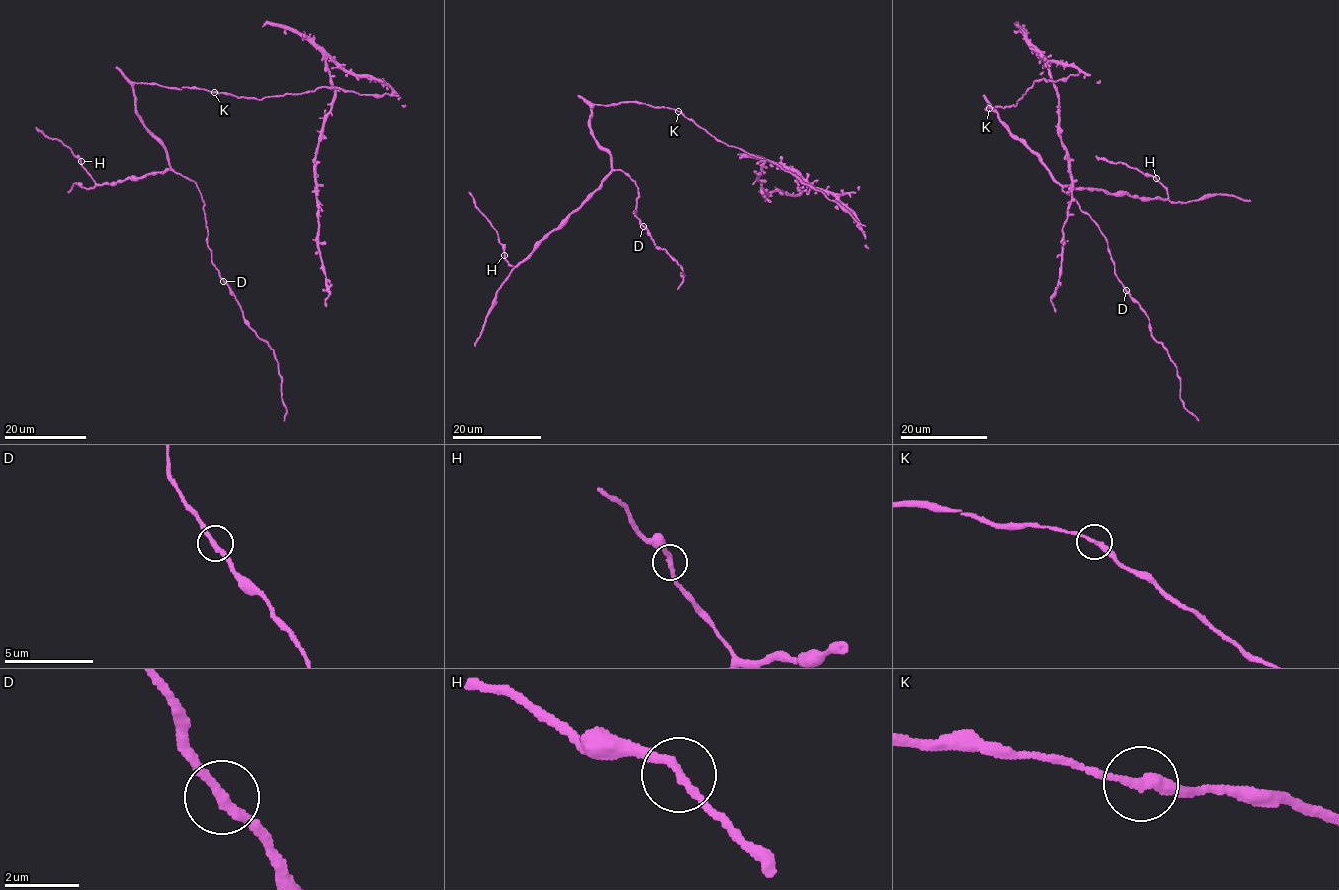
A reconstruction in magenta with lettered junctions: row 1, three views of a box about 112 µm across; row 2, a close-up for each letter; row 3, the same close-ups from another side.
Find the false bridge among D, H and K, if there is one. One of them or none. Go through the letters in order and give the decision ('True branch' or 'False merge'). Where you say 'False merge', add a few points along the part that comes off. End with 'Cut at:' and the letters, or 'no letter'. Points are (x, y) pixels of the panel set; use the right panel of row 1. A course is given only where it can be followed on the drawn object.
D: True branch
H: True branch
K: True branch
Cut at: no letter

